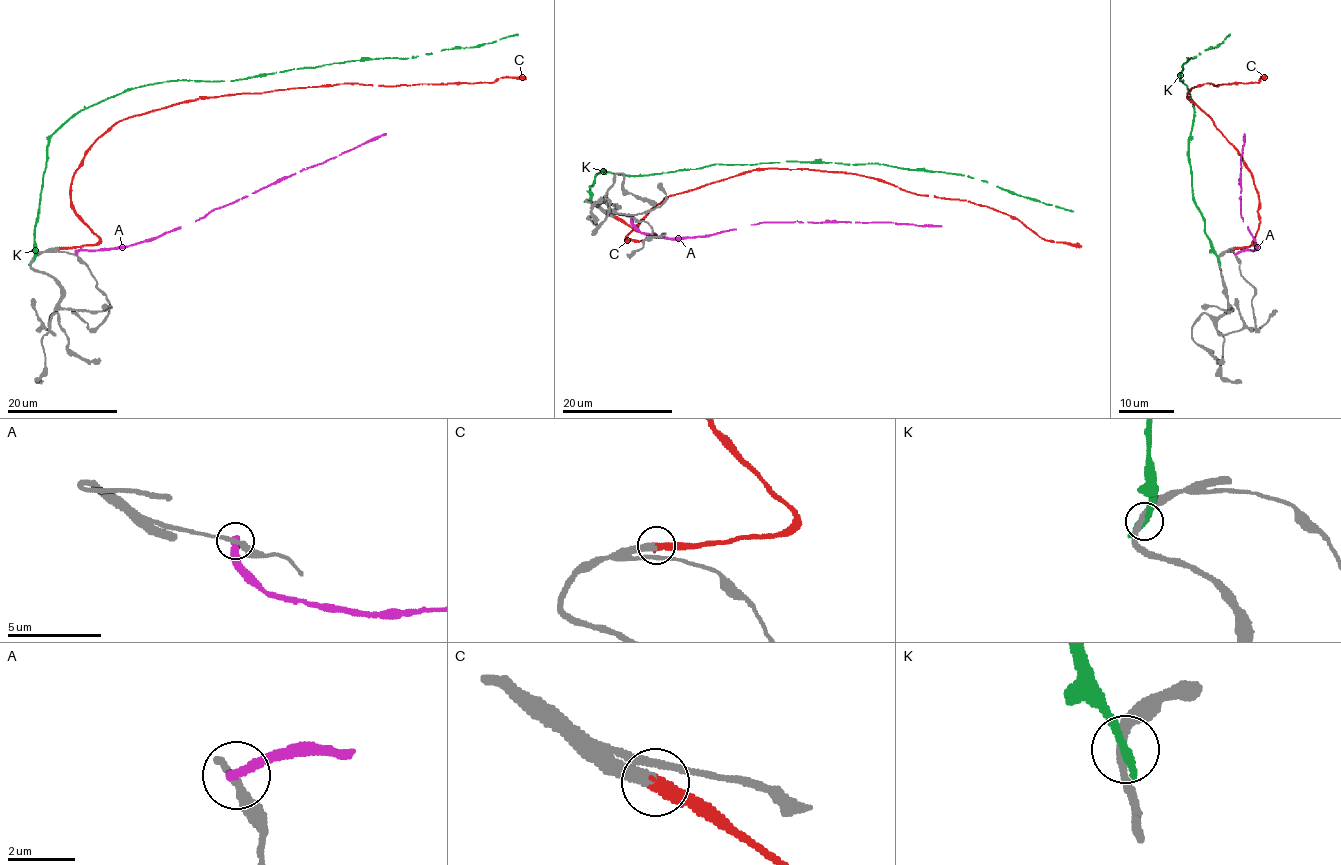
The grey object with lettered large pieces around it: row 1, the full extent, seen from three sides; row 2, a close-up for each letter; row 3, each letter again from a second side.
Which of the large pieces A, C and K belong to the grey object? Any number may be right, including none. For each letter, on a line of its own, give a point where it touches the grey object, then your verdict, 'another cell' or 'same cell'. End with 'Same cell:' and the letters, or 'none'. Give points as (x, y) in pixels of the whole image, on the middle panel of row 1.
A: meets grey at (631, 217); another cell
C: meets grey at (614, 216); same cell
K: meets grey at (588, 200); another cell
Same cell: C

